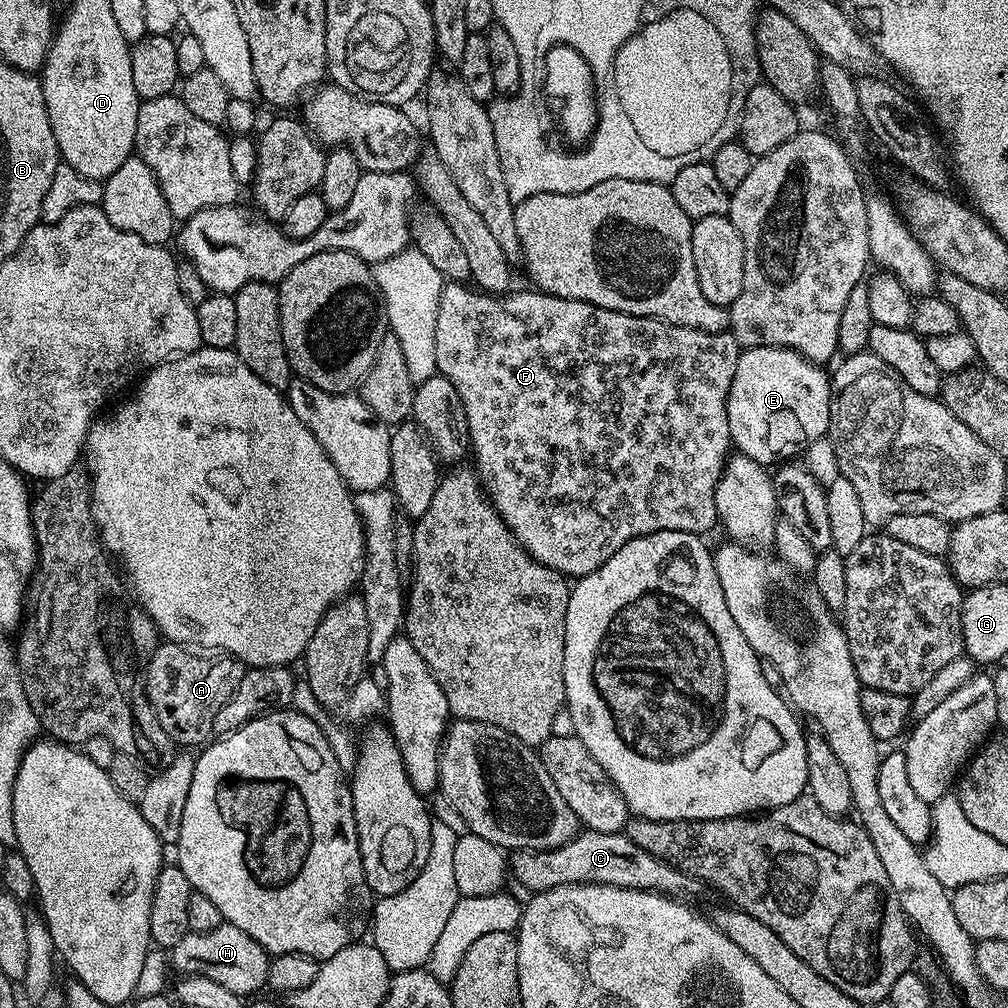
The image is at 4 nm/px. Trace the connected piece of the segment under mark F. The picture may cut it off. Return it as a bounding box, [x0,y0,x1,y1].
[434,178,742,578]

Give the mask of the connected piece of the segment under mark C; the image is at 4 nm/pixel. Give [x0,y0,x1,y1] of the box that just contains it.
[510,831,702,898]

